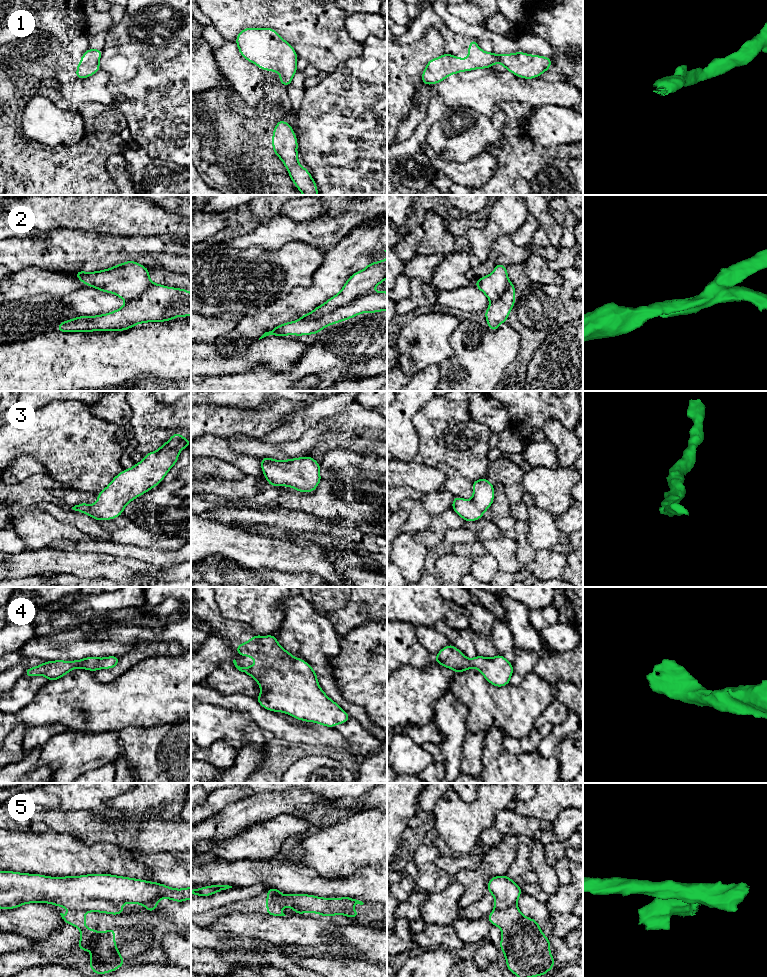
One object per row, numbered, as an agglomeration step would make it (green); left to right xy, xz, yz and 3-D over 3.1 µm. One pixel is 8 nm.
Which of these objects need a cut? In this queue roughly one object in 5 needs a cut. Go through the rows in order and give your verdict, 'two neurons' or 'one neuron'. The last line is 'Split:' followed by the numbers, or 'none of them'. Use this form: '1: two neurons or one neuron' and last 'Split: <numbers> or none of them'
1: one neuron
2: two neurons
3: one neuron
4: one neuron
5: two neurons
Split: 2, 5

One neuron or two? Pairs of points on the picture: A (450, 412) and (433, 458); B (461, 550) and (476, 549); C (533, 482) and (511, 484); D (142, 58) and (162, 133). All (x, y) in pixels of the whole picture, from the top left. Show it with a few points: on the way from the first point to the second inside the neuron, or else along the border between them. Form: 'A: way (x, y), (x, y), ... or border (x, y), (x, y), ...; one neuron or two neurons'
A: way (436, 415), (429, 422), (429, 444); one neuron
B: way (465, 549), (472, 549); one neuron
C: border (525, 472), (521, 481), (524, 492); two neurons
D: way (161, 77), (162, 114); one neuron

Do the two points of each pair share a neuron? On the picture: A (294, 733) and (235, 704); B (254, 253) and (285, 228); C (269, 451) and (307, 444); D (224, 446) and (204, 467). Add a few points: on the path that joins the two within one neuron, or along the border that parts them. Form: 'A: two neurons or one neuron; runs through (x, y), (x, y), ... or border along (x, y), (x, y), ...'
A: one neuron; runs through (279, 727), (262, 717), (250, 705)
B: two neurons; border along (284, 245), (275, 250), (257, 246), (237, 247)
C: one neuron; runs through (278, 452), (298, 449)
D: two neurons; border along (201, 455), (223, 458), (236, 467)

